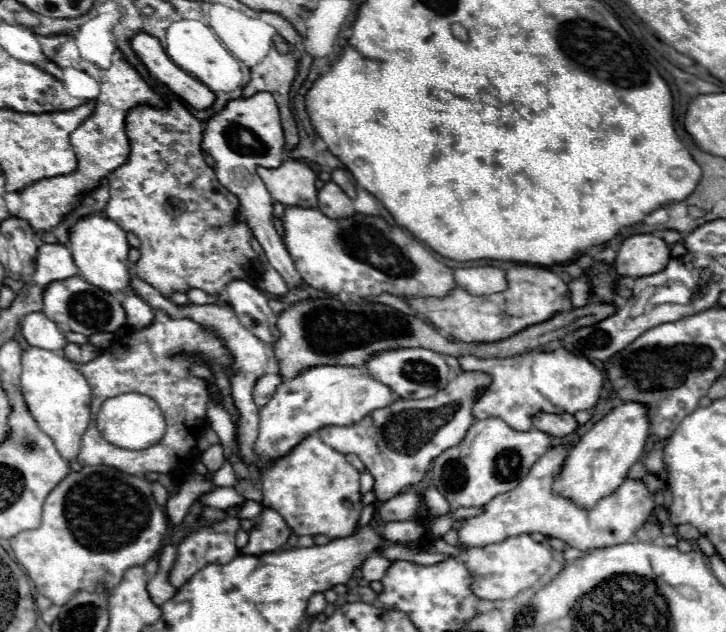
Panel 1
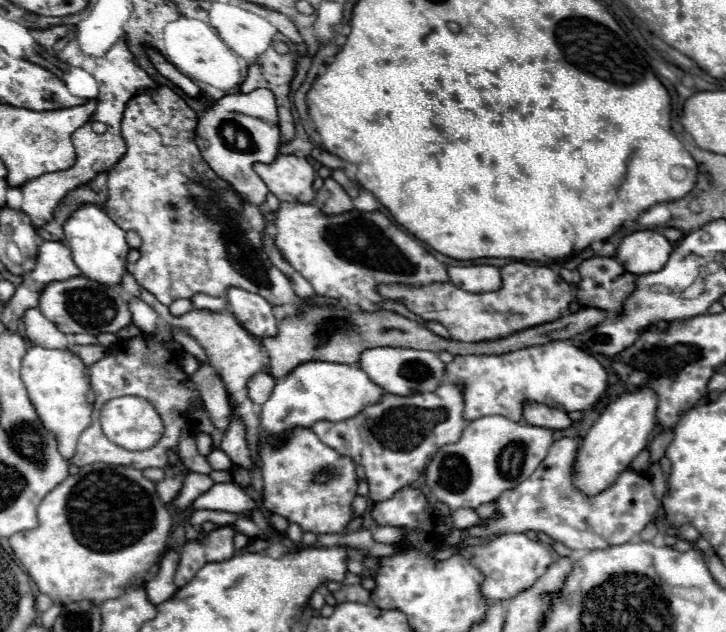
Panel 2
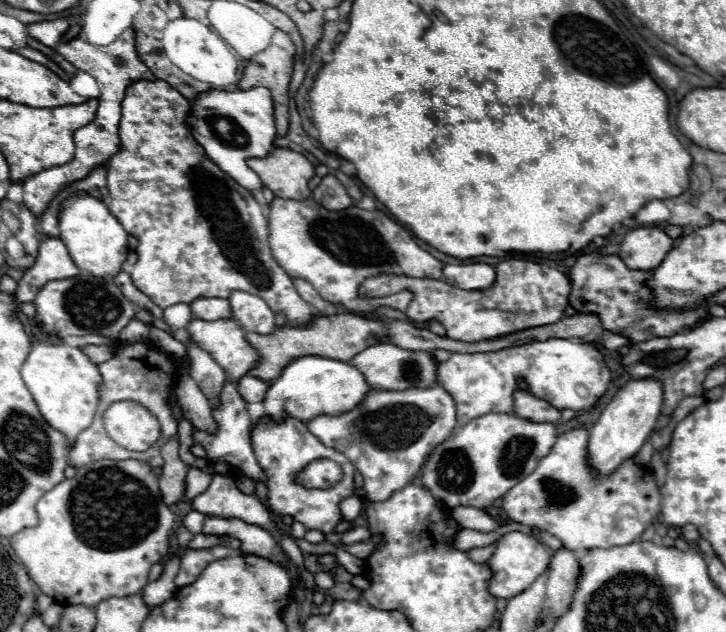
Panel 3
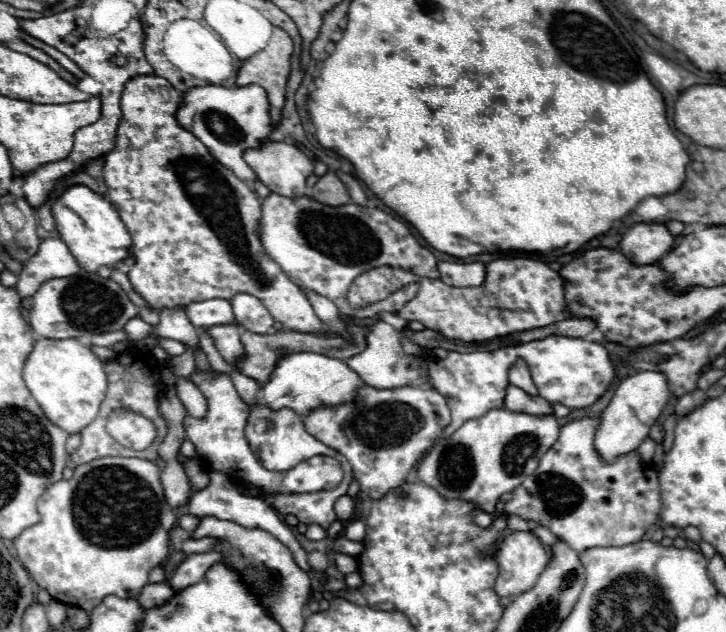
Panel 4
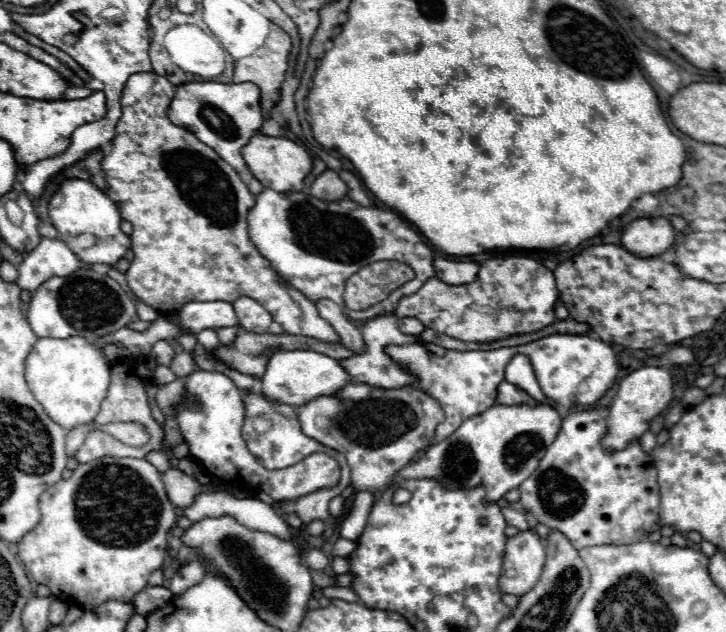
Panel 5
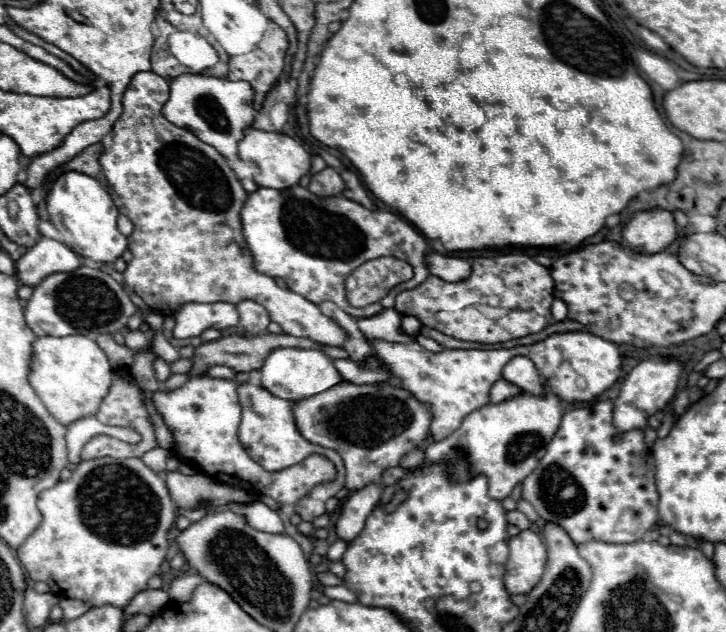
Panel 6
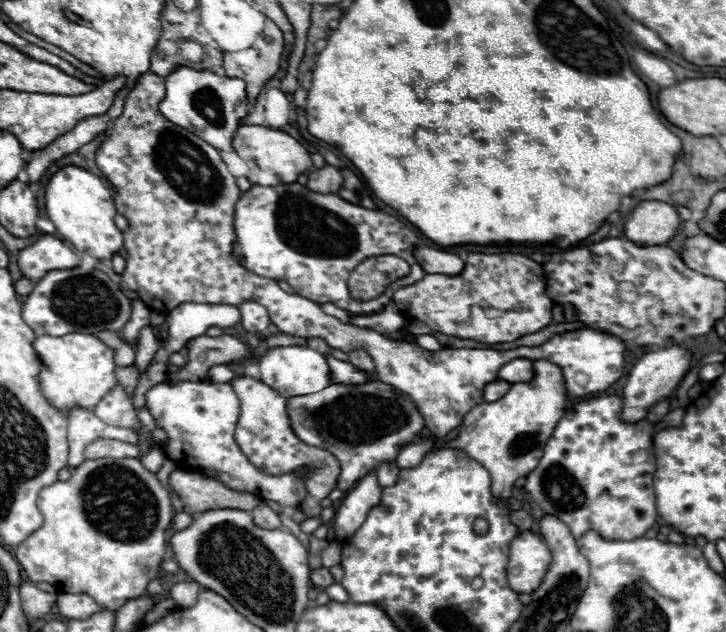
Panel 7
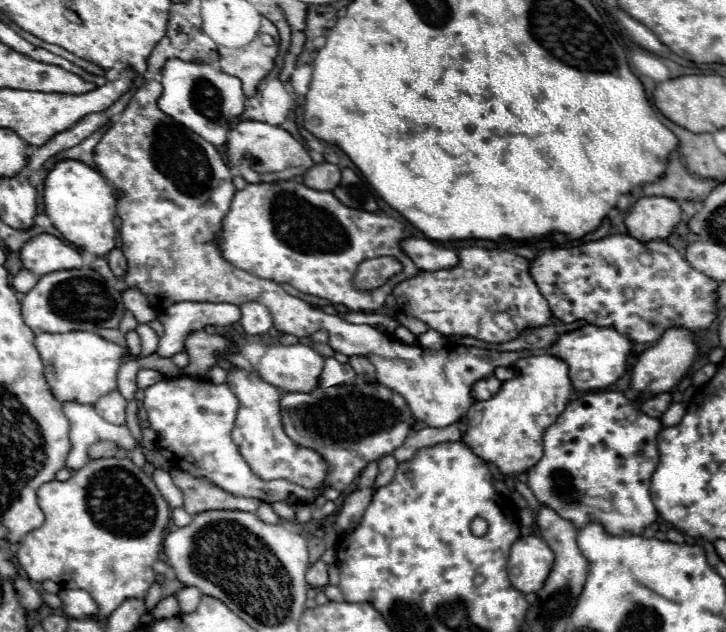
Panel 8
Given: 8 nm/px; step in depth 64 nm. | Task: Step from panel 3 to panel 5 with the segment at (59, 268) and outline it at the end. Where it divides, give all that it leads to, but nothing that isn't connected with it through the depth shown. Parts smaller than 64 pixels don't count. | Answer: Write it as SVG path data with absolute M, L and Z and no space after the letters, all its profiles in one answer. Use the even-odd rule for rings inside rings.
M42 238L42 242L30 254L26 254L18 266L20 276L16 284L22 290L34 292L44 280L52 276L70 276L80 266L80 260L62 240Z

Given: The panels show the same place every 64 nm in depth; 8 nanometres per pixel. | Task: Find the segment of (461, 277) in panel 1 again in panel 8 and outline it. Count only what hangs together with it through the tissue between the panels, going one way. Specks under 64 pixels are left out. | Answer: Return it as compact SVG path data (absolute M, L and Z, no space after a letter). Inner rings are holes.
M410 238L402 242L402 250L414 260L420 270L434 272L444 268L454 268L458 264L458 254L442 244L430 242L426 238Z

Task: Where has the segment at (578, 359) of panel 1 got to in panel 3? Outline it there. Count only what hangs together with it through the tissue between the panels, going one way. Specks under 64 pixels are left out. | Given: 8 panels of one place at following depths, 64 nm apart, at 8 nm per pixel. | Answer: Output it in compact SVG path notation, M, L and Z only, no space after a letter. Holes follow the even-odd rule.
M552 338L546 342L532 342L524 346L504 348L500 352L486 352L486 354L452 354L450 360L438 364L438 384L442 384L456 400L458 406L458 426L466 424L468 420L480 418L488 412L512 412L512 392L520 388L520 382L526 382L528 392L532 396L540 396L548 400L554 408L564 410L586 410L596 404L596 400L606 392L610 384L610 370L604 364L604 356L592 346L584 342L572 342L564 338Z

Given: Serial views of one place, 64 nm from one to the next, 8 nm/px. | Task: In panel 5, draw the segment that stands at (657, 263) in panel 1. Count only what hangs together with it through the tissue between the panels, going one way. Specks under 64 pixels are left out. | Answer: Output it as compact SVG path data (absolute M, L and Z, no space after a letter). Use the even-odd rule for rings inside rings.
M638 218L622 234L622 246L640 258L662 256L674 244L674 228L668 218Z

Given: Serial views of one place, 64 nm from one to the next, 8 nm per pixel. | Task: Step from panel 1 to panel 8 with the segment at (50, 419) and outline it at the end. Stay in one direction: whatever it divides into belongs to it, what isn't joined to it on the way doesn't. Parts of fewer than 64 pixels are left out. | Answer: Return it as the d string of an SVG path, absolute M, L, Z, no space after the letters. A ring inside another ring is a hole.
M136 330L126 334L126 348L100 338L94 332L66 332L66 334L40 334L34 340L36 350L44 362L44 378L52 388L52 394L58 402L80 402L80 404L96 404L96 400L116 388L116 372L122 364L122 356L130 352L132 356L140 354L140 338Z

